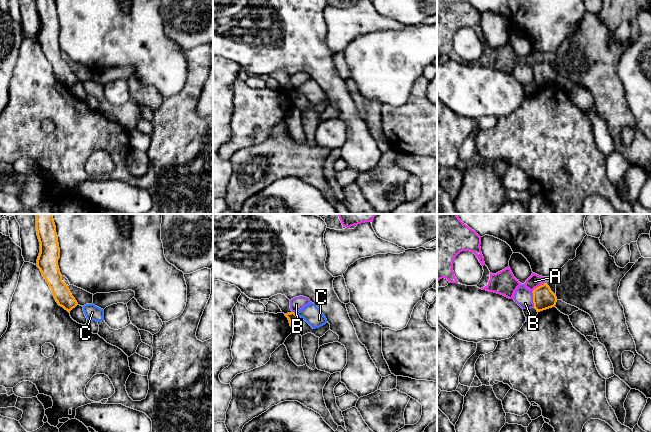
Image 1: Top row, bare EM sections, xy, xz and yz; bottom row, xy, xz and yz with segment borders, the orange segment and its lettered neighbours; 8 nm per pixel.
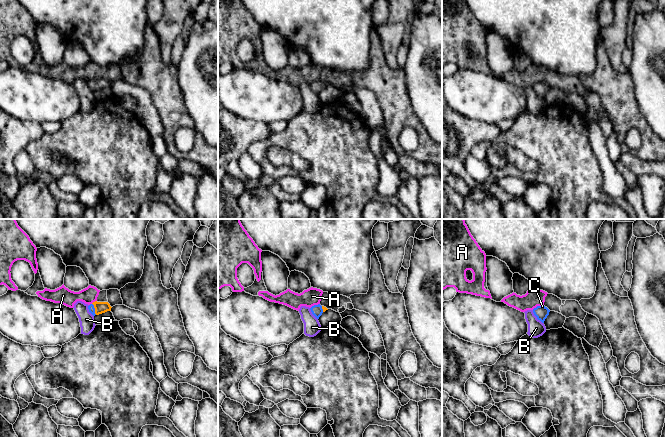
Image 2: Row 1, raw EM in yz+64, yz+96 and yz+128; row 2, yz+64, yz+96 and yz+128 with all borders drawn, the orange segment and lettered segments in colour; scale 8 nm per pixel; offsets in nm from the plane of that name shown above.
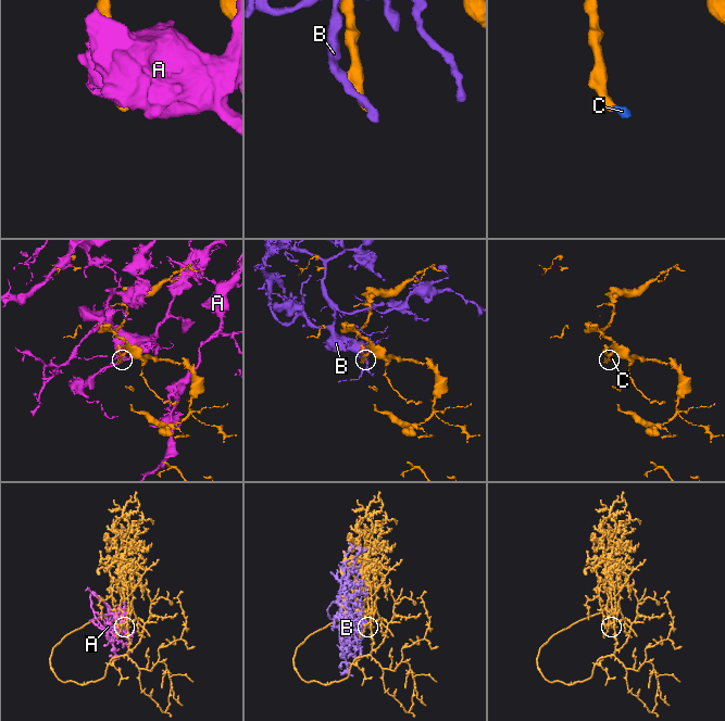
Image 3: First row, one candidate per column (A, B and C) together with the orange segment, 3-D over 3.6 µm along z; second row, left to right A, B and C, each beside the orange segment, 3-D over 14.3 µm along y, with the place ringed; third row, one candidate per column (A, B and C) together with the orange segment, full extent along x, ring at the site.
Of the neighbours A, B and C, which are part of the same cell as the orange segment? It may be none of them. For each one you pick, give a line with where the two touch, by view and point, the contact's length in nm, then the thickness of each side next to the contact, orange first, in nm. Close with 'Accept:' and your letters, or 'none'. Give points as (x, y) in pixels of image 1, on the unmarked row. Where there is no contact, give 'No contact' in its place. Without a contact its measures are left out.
C: Touches orange at xz (296, 91). Shared border 40 nm. Thickness 80 nm (orange) against 150 nm
Accept: C

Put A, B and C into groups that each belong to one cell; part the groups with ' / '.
A / B / C

